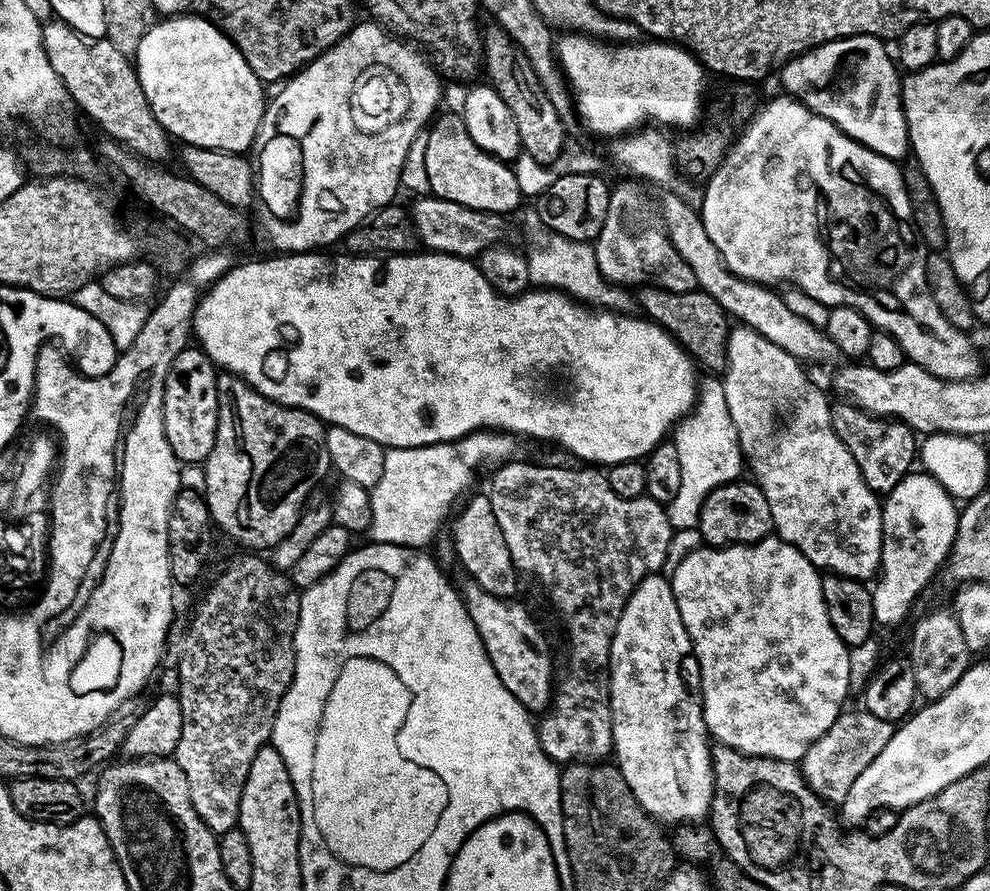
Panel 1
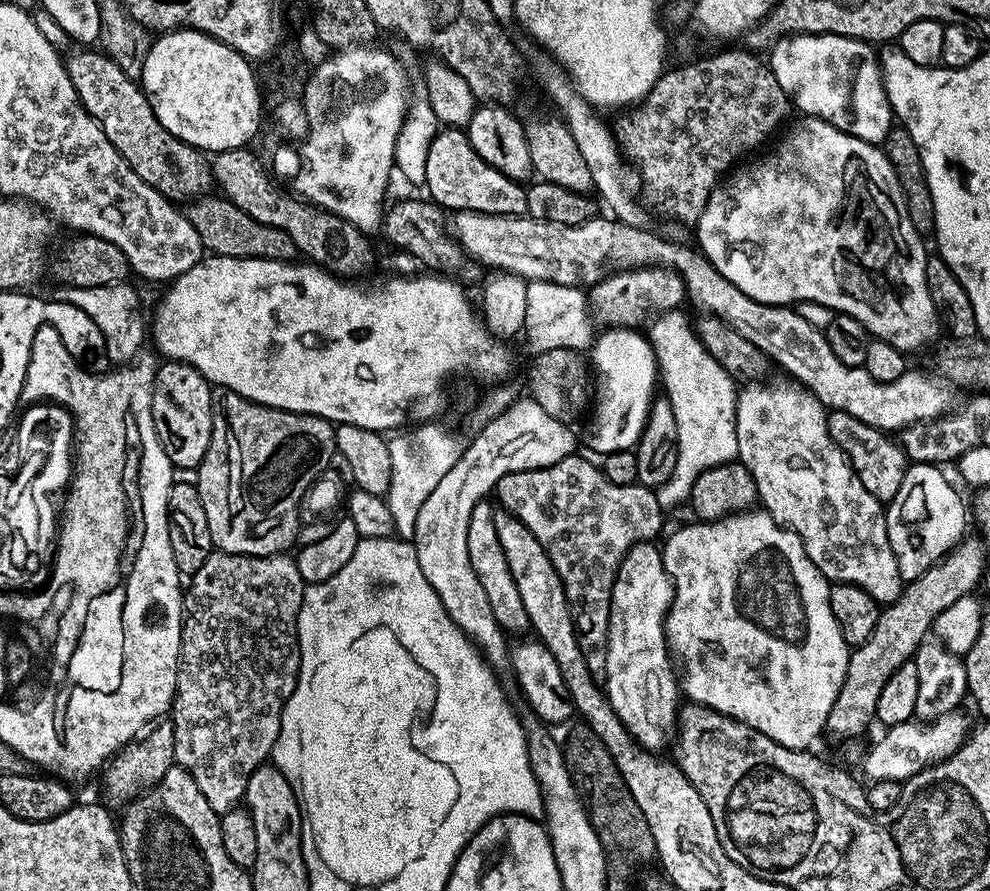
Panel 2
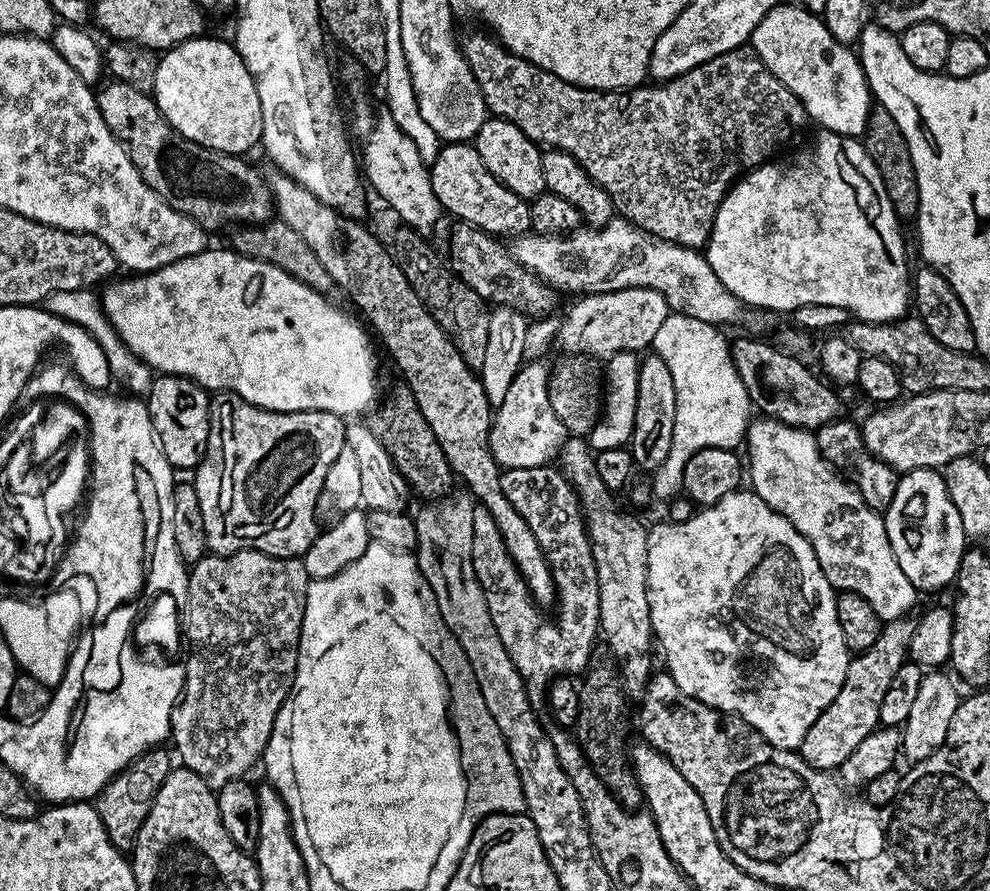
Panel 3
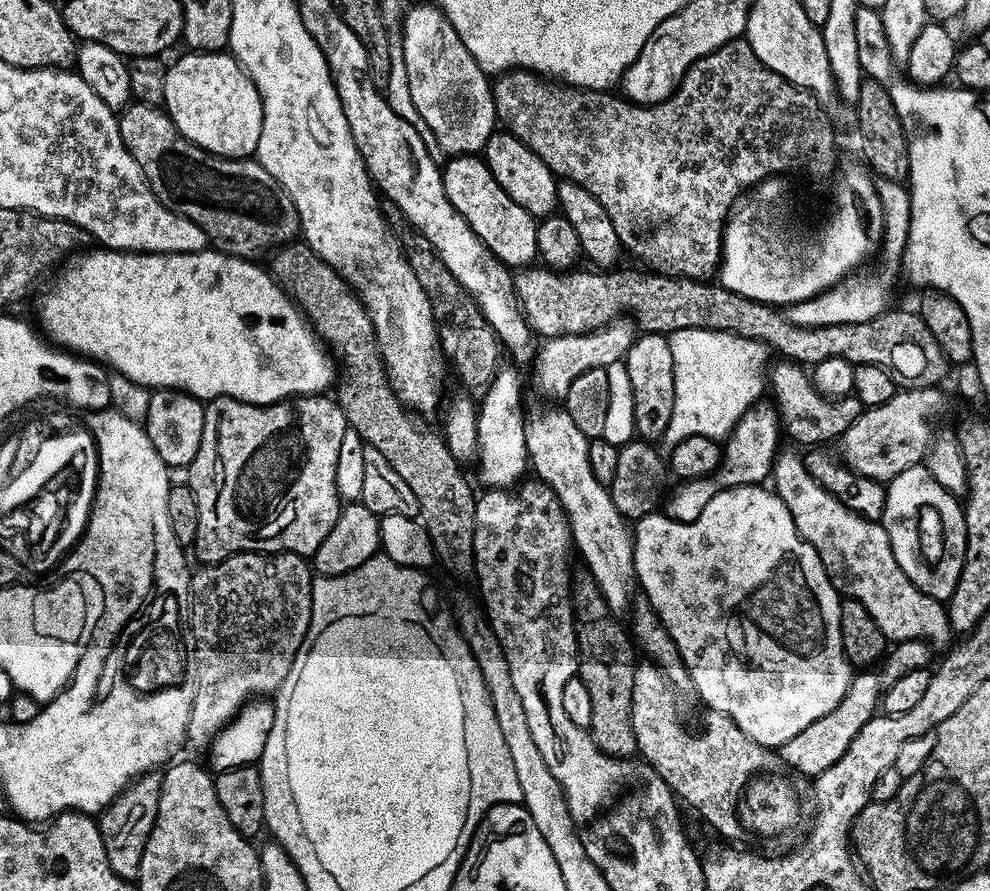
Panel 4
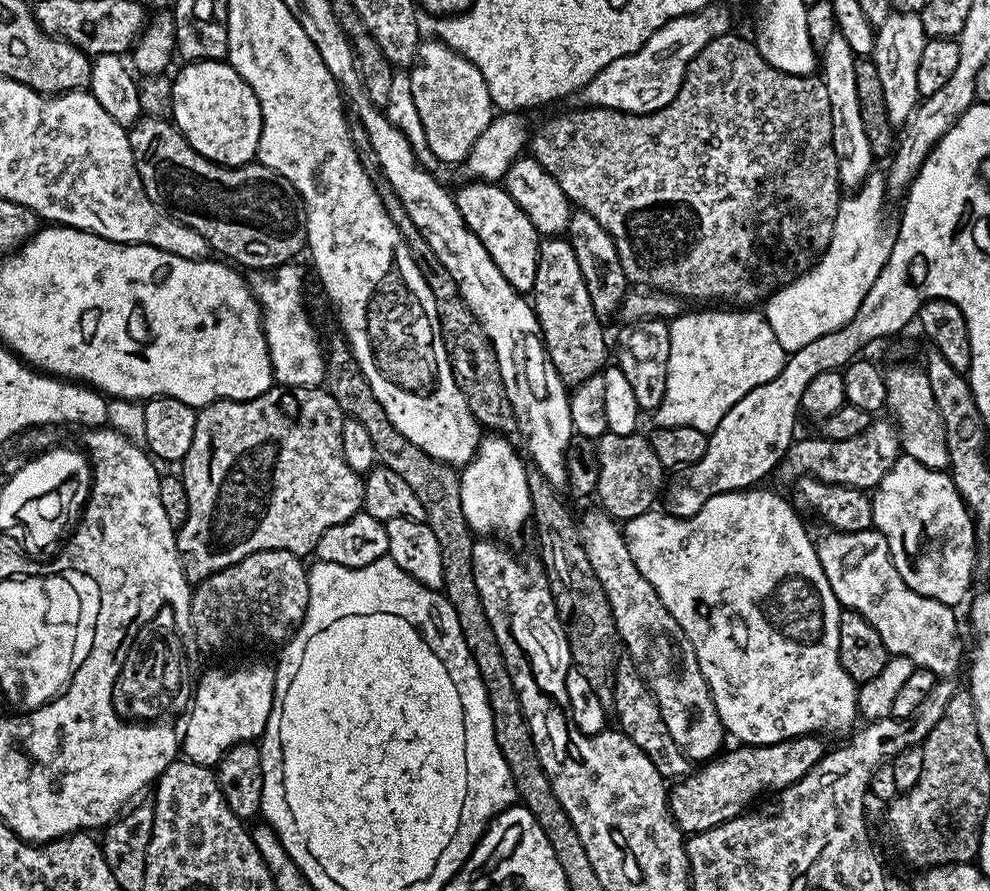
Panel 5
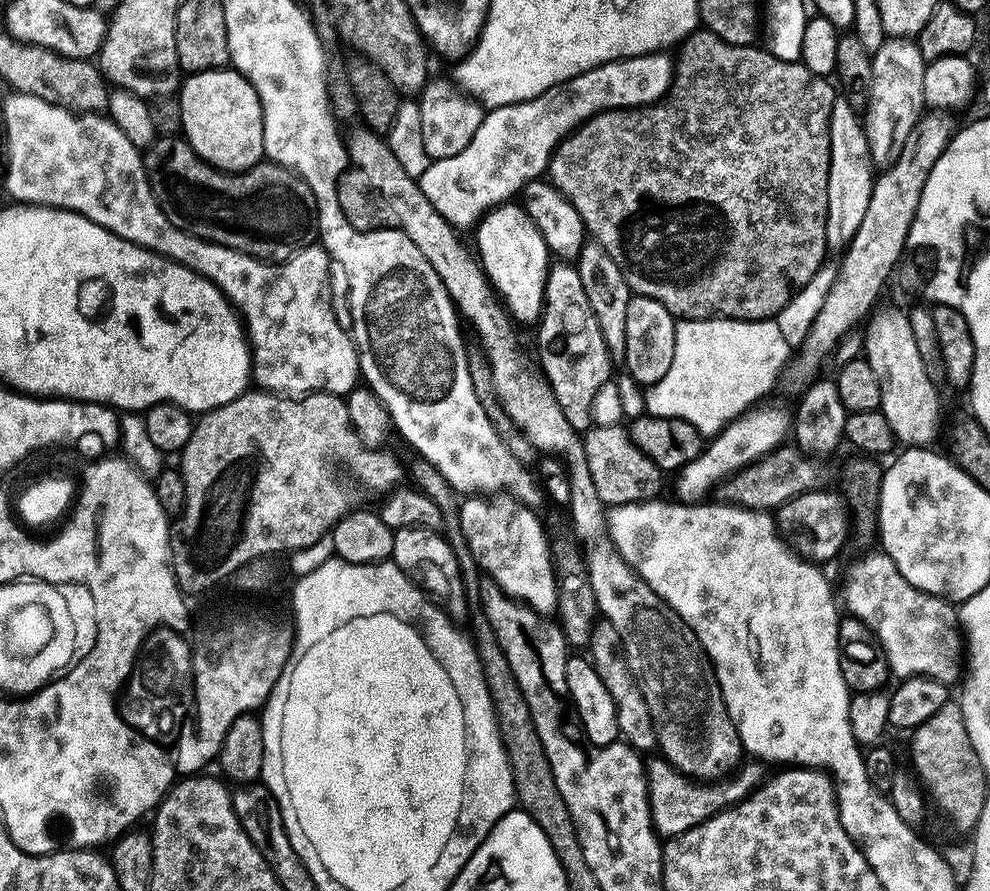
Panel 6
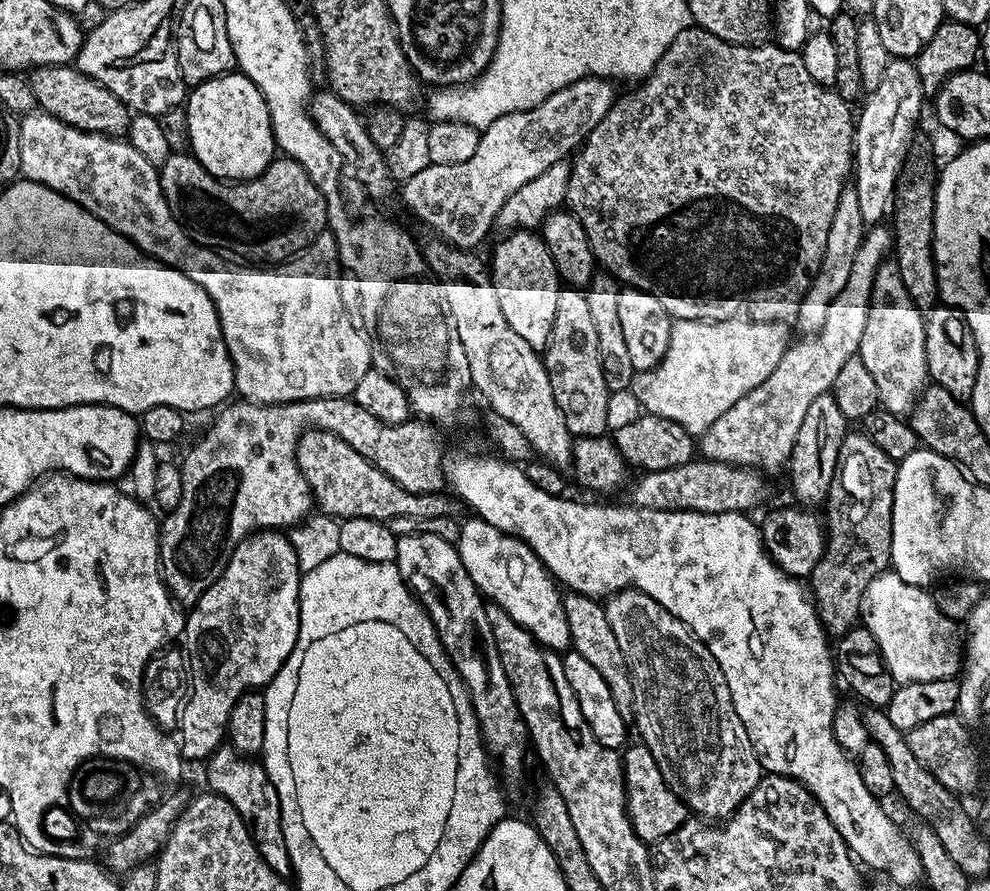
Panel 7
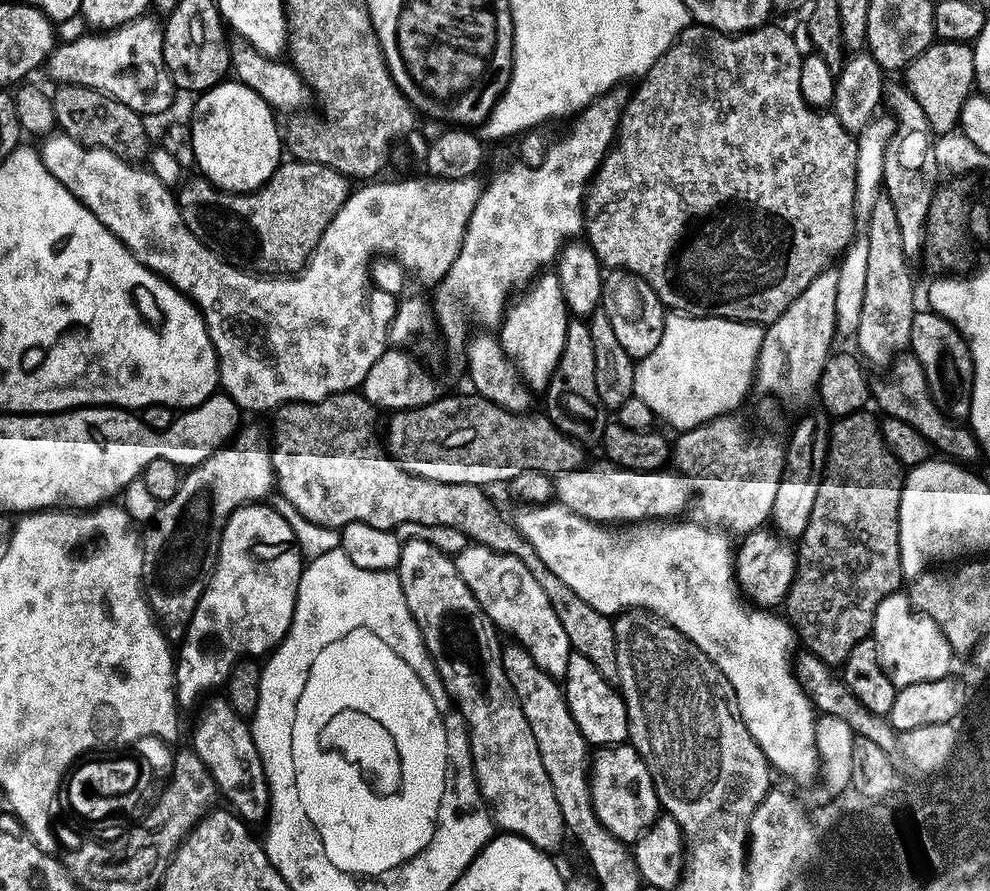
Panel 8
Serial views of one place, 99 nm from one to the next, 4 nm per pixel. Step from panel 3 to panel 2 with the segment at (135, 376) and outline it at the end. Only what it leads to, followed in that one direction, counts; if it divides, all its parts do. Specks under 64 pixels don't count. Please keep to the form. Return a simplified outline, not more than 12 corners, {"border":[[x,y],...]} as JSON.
{"border":[[131,283],[57,287],[102,330],[113,365],[137,359],[146,320]]}

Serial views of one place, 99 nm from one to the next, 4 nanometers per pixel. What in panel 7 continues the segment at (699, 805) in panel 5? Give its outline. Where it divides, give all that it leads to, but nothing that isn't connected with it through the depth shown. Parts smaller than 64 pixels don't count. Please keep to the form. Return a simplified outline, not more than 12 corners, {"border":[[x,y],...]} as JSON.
{"border":[[645,744],[622,752],[628,817],[655,846],[690,818]]}

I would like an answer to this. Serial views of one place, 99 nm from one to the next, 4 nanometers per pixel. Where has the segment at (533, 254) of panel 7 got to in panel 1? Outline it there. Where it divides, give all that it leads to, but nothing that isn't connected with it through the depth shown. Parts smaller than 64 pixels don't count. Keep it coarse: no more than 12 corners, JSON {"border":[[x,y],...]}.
{"border":[[463,115],[427,129],[431,195],[505,214],[522,202],[507,163]]}

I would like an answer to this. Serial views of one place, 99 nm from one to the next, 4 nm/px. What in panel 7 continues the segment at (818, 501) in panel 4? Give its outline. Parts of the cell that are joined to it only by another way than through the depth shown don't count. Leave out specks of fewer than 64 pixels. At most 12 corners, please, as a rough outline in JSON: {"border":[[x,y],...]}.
{"border":[[891,570],[862,624],[897,685],[961,671],[957,621]]}

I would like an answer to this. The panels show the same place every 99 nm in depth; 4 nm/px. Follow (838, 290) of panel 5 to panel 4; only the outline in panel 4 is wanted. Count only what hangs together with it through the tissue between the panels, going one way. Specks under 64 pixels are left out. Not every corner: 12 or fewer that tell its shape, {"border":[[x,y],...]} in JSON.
{"border":[[899,181],[875,185],[885,212],[886,270],[854,276],[789,305],[792,324],[866,322],[887,309],[903,269],[912,199]]}

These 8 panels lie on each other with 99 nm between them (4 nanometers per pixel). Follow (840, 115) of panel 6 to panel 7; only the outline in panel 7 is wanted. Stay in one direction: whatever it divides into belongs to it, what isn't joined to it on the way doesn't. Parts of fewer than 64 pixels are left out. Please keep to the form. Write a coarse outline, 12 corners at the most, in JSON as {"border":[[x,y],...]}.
{"border":[[845,187],[812,286],[796,311],[817,332],[846,286],[866,225],[855,187]]}

